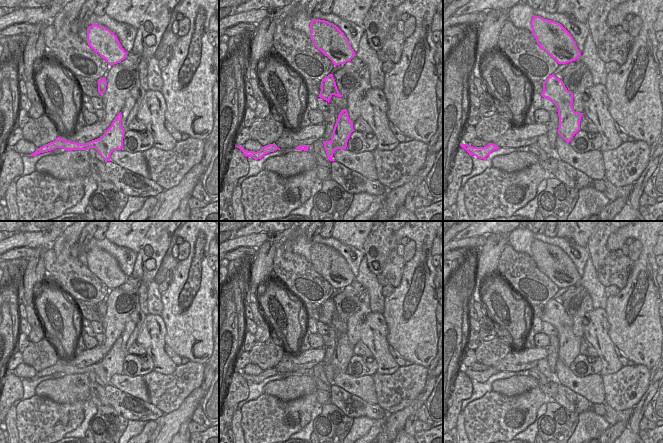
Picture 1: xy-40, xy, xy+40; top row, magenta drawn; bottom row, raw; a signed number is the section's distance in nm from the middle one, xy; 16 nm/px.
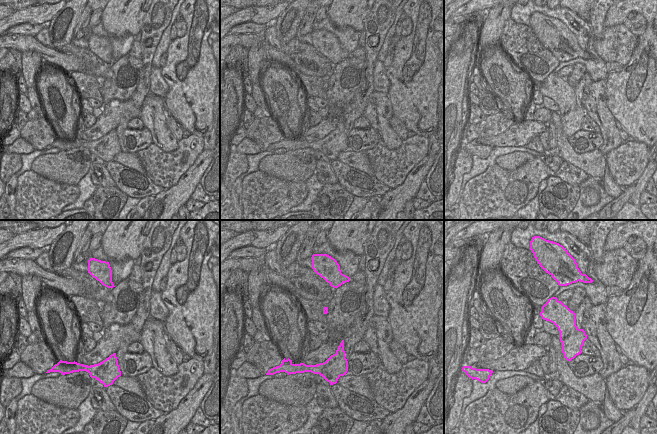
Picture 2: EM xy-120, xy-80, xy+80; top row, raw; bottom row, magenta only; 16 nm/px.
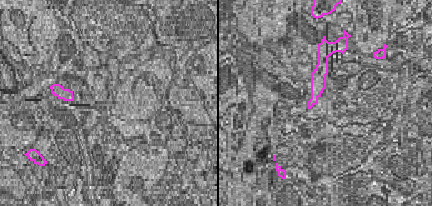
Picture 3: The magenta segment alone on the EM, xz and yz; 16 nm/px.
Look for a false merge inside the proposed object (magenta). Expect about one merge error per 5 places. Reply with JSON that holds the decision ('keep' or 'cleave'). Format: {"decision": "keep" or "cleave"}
{"decision": "keep"}

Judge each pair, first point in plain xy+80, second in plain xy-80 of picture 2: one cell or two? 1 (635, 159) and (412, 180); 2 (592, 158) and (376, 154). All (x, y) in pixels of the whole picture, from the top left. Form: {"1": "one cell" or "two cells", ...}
{"1": "two cells", "2": "two cells"}

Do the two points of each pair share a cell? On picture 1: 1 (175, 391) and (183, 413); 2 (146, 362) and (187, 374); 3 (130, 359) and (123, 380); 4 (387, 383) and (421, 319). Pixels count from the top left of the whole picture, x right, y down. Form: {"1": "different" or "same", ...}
{"1": "different", "2": "different", "3": "different", "4": "different"}

